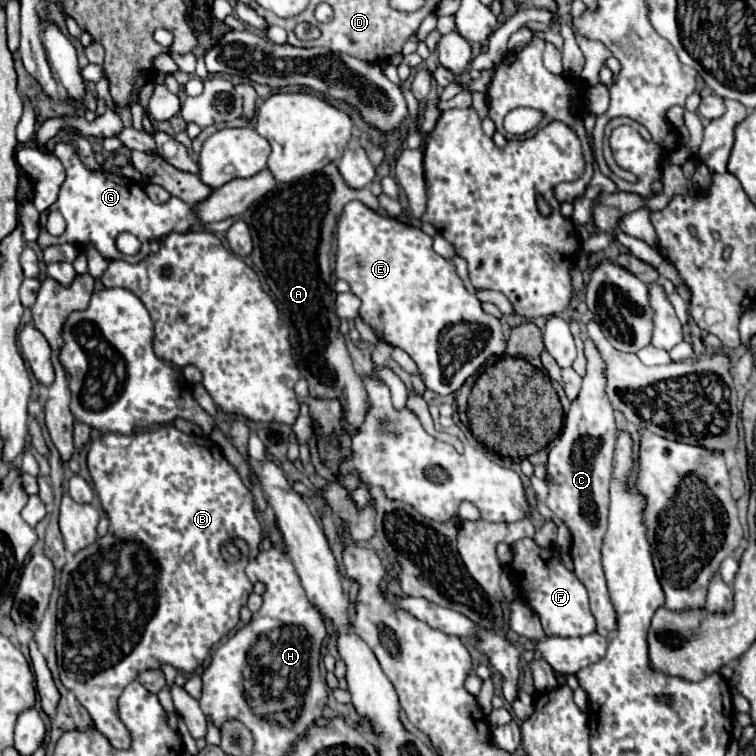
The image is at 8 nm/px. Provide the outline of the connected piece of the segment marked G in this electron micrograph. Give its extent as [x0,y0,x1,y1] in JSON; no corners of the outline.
[37,142,199,264]

